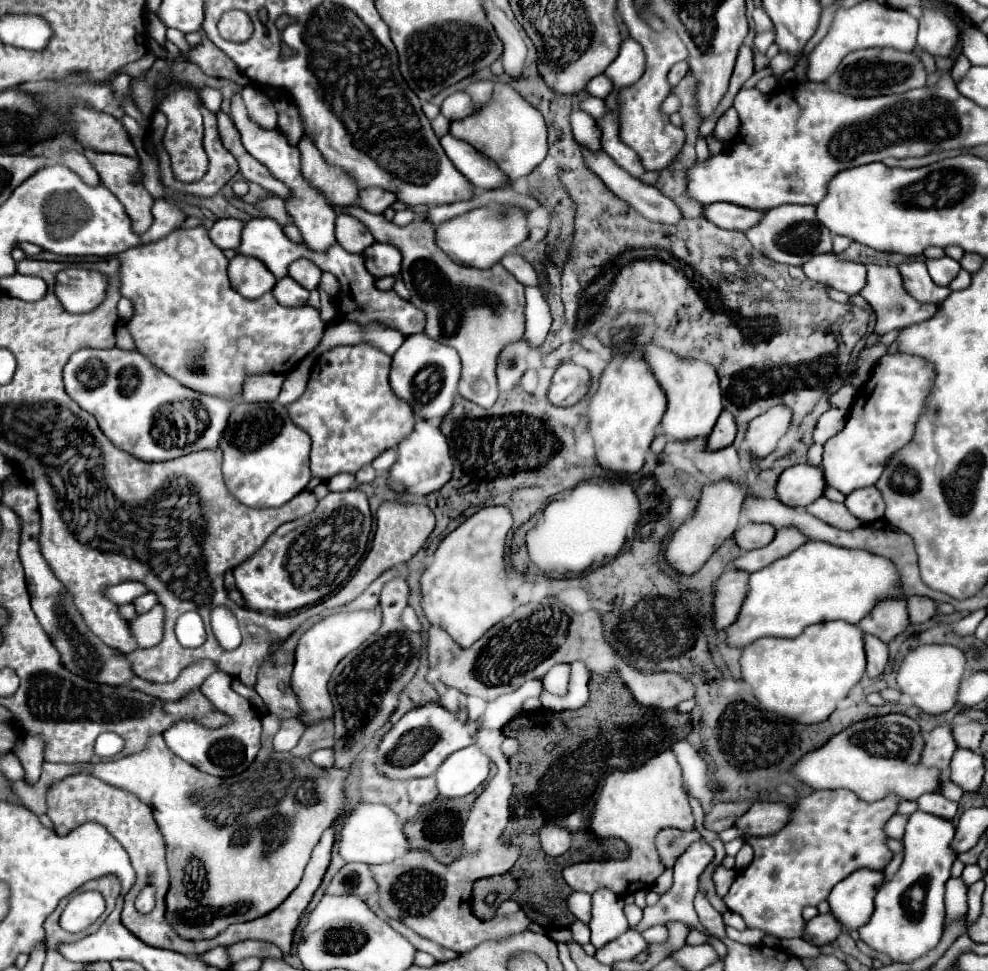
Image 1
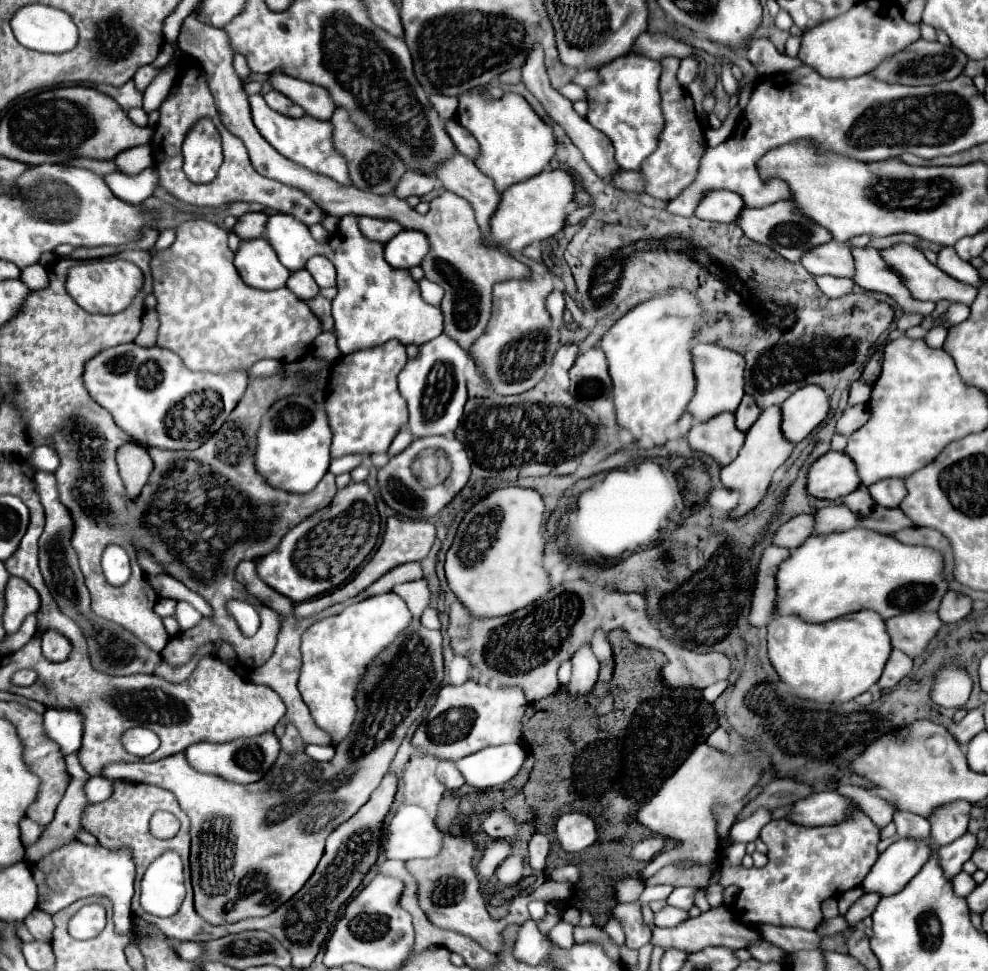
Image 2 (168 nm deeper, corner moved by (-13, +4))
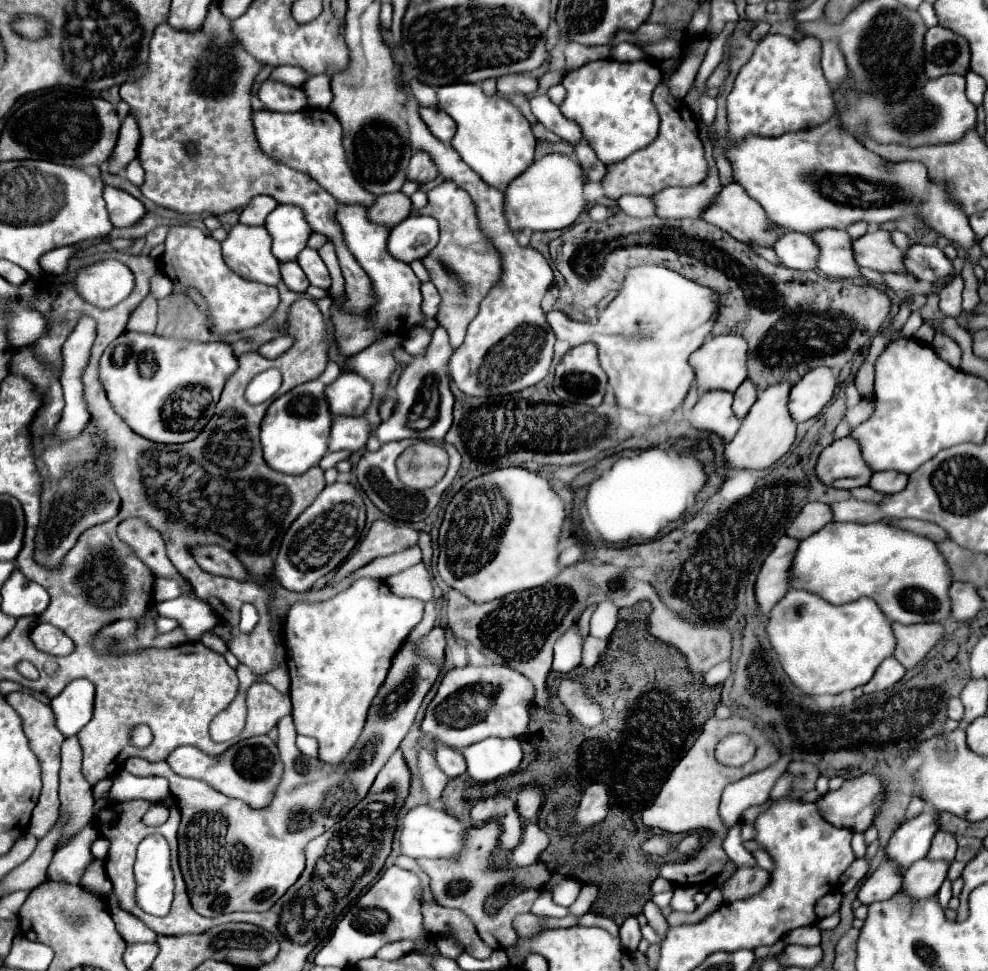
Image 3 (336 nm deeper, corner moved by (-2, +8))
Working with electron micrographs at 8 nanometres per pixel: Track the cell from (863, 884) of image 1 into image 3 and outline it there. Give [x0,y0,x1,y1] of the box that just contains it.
[887,812,939,868]

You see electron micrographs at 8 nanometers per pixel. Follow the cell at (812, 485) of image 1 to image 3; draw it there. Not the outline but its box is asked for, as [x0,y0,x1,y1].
[817,436,873,490]

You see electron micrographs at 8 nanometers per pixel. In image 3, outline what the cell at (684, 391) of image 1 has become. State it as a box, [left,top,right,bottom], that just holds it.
[691,334,747,392]

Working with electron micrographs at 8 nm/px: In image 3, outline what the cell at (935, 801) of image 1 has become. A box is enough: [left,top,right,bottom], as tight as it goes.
[927,830,957,862]

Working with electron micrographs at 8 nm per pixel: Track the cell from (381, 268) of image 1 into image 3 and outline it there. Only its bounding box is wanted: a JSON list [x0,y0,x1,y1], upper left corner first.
[389,216,439,262]

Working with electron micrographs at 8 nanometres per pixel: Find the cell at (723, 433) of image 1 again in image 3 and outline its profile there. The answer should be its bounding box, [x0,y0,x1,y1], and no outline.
[733,380,757,420]

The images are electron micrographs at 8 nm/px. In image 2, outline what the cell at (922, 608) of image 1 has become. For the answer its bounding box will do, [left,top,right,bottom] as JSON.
[938,590,972,624]

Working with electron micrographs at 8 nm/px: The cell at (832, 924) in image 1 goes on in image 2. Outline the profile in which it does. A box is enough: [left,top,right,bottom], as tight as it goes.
[844,894,880,930]

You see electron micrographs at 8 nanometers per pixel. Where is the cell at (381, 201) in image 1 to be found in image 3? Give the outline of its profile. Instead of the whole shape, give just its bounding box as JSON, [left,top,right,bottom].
[407,152,439,184]

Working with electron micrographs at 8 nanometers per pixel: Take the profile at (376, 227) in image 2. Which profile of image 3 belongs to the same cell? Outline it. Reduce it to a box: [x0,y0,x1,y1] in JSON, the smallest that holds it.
[367,192,413,228]

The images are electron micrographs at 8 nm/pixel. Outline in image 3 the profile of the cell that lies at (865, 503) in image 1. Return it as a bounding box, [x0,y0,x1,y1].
[869,470,909,494]

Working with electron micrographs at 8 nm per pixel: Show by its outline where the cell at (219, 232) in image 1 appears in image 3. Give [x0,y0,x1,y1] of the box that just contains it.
[241,196,277,226]

